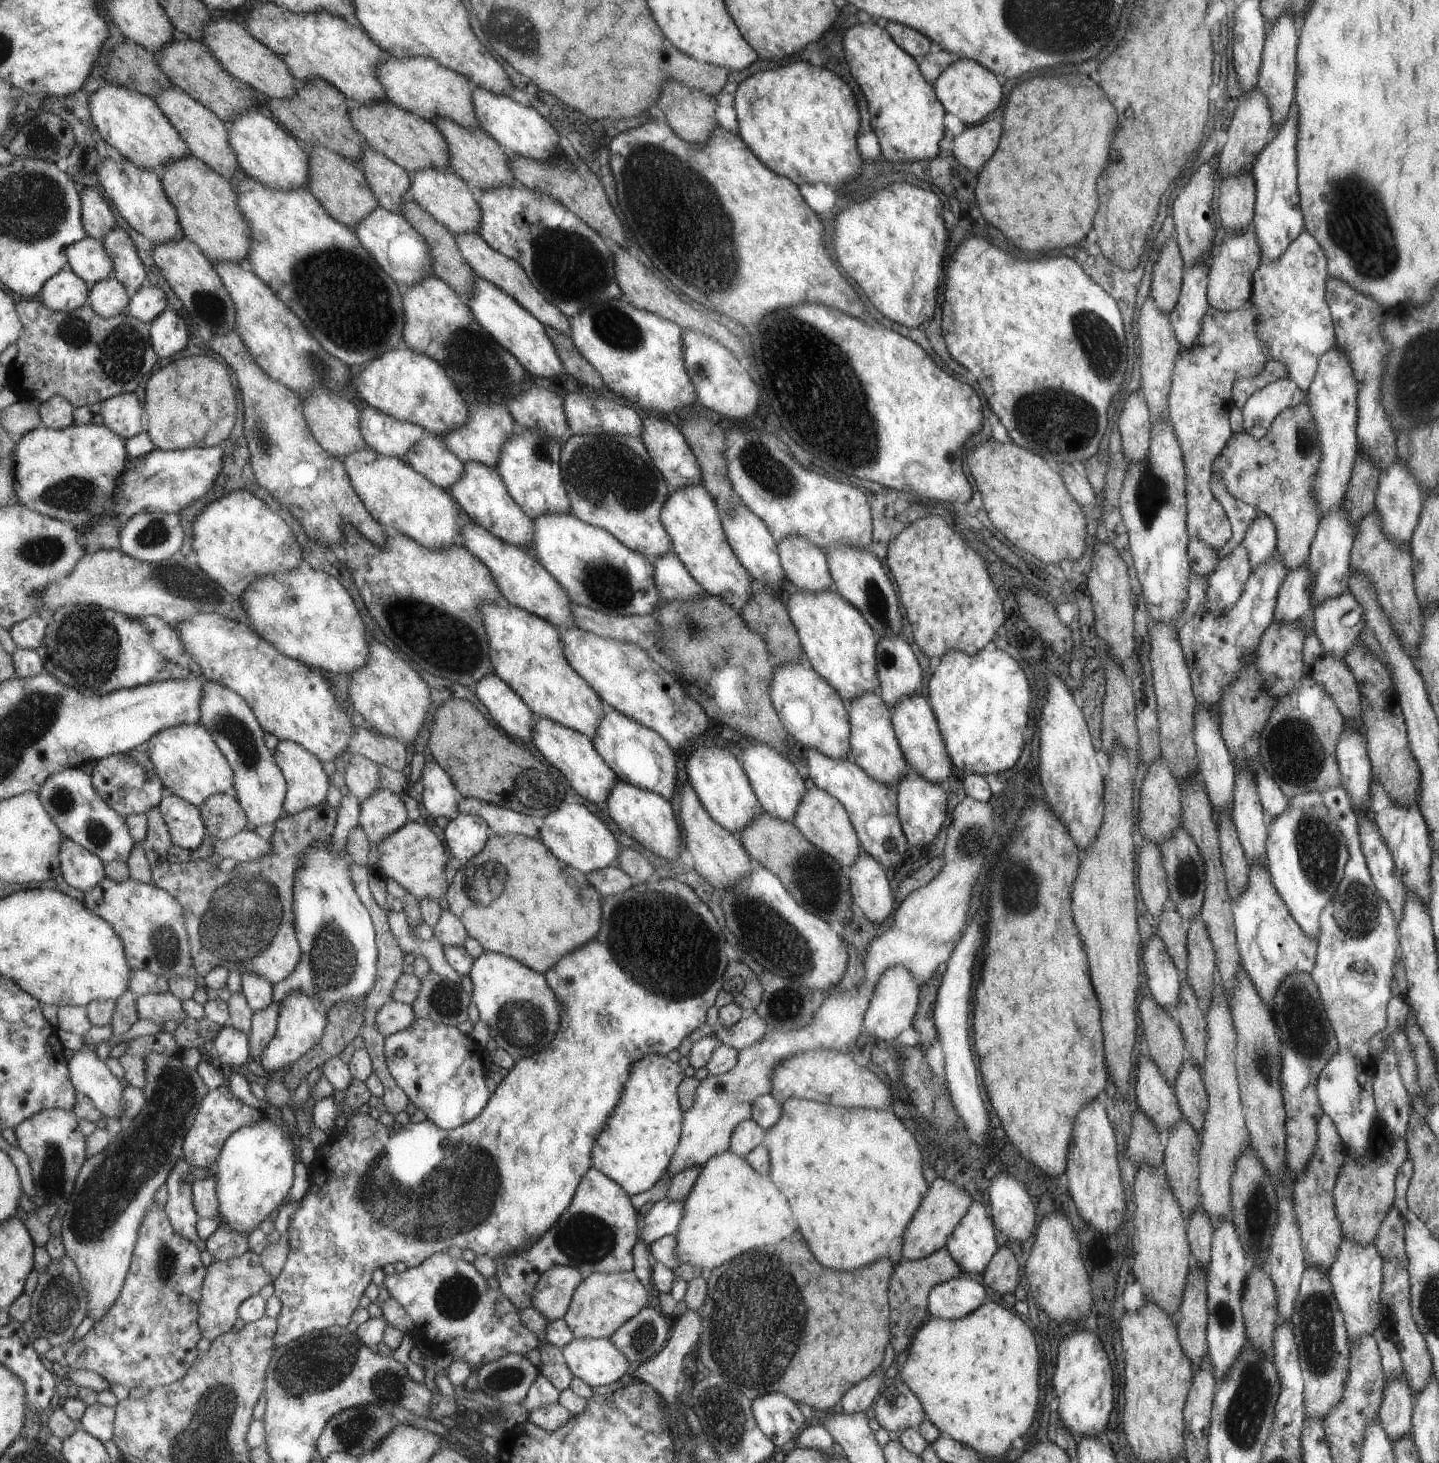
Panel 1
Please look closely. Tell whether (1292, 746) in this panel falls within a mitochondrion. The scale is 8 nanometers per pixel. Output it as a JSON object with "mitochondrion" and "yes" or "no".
{"mitochondrion":"yes"}

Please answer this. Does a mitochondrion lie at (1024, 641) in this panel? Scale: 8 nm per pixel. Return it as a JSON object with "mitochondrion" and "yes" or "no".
{"mitochondrion":"no"}

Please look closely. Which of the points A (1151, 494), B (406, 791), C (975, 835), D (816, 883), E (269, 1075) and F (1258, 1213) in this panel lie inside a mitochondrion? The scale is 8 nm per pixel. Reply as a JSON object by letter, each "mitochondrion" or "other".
{"A":"mitochondrion","B":"other","C":"mitochondrion","D":"mitochondrion","E":"other","F":"mitochondrion"}

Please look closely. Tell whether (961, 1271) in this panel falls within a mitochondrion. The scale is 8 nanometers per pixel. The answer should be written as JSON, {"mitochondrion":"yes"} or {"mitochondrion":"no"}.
{"mitochondrion":"no"}

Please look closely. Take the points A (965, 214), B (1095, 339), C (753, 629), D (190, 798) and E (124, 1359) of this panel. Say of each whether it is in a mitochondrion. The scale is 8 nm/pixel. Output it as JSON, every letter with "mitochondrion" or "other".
{"A":"other","B":"mitochondrion","C":"other","D":"other","E":"other"}

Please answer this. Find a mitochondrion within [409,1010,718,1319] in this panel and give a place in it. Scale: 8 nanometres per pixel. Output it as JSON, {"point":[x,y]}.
{"point":[585,1239]}

